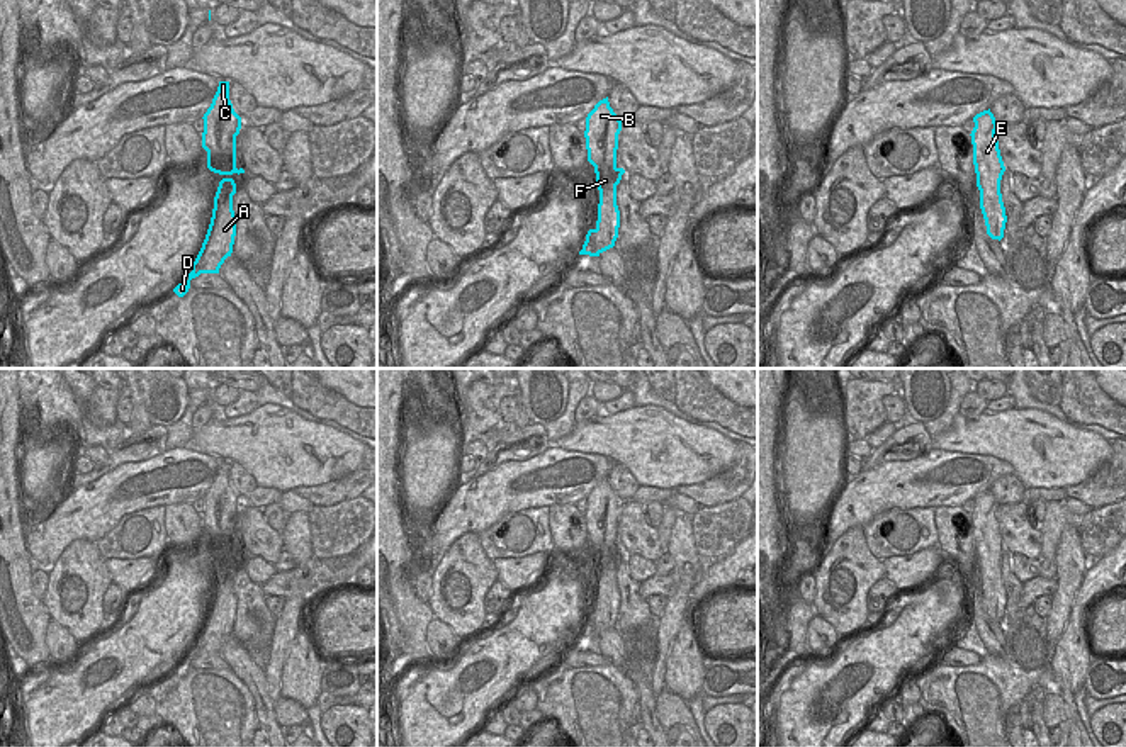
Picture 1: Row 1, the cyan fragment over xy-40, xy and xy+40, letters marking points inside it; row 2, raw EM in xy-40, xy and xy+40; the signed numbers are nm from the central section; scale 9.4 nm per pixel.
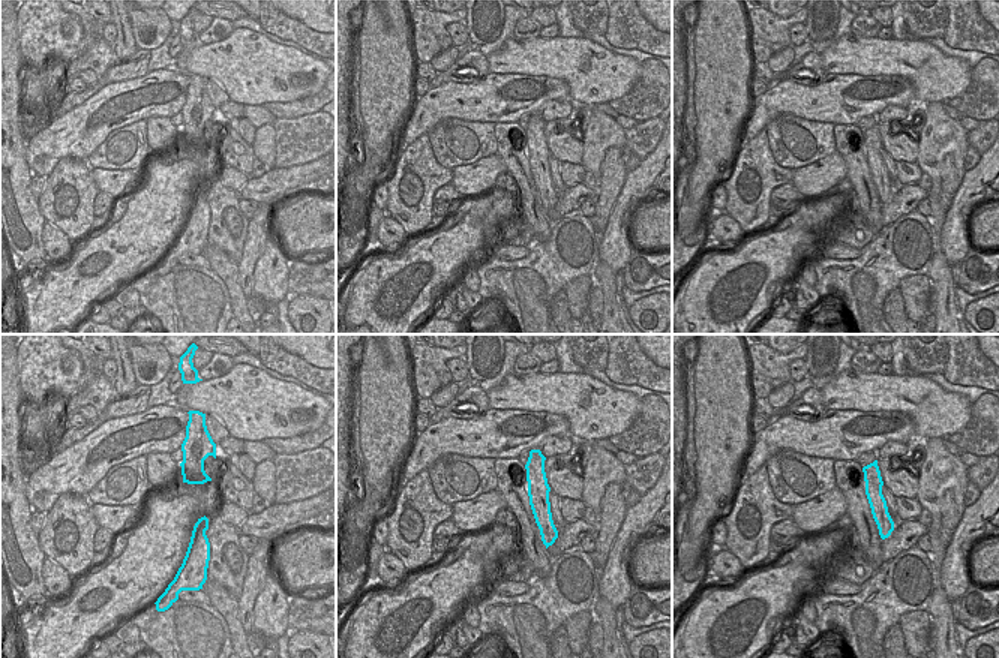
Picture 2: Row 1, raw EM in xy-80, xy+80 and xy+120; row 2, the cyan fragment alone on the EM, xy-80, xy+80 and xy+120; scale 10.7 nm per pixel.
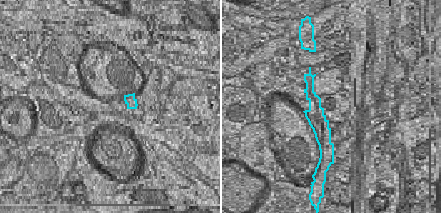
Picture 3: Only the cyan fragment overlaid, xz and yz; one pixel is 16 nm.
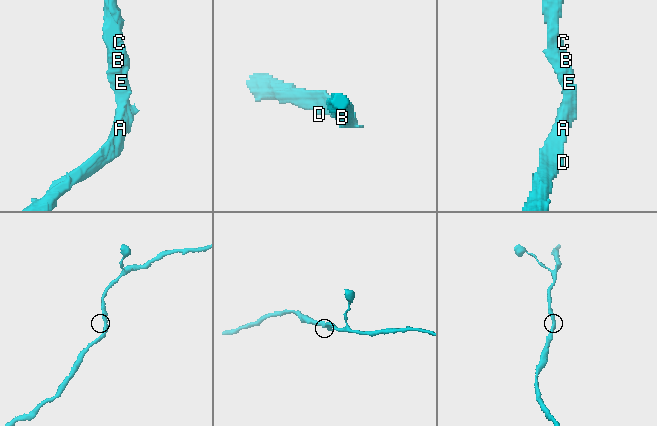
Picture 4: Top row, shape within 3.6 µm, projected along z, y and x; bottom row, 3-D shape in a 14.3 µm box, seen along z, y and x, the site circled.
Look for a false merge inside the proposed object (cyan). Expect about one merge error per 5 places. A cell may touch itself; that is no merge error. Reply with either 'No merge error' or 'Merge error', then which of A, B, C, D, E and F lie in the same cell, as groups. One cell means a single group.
No merge error. Groups: A B C D E F.

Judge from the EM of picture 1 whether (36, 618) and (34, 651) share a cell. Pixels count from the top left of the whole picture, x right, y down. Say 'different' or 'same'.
same

